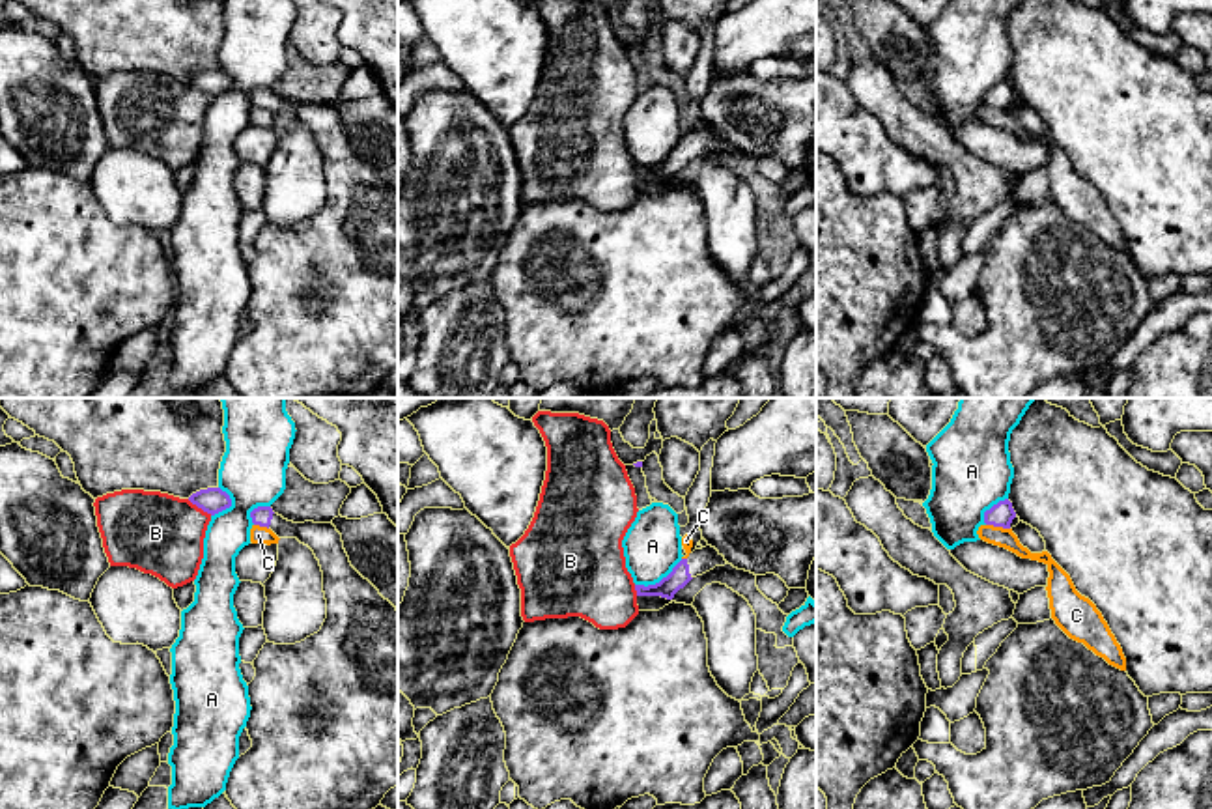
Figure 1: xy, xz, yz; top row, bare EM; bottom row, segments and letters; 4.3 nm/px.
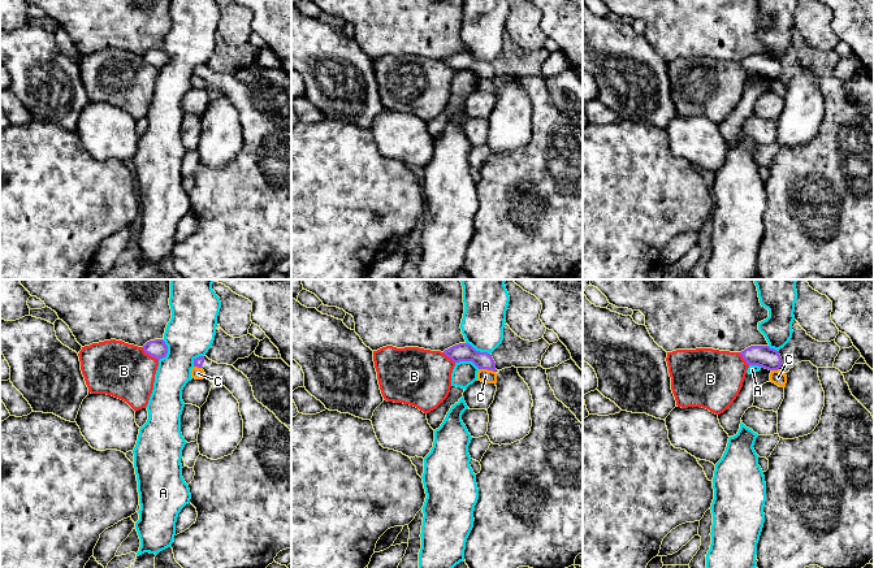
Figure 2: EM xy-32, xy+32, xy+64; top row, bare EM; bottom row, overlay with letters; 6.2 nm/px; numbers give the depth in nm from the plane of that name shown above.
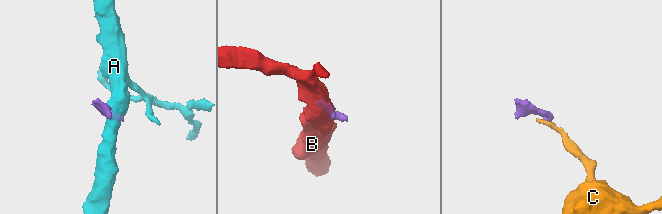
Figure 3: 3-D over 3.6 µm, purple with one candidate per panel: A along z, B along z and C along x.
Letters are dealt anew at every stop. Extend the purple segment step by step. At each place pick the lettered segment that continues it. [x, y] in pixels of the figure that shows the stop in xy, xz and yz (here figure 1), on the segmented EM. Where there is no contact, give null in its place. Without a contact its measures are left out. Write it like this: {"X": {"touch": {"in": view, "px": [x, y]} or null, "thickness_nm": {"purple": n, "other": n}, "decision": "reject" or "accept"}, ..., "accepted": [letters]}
{"A": {"touch": {"in": "xz", "px": [660, 581]}, "thickness_nm": {"purple": 90, "other": 260}, "decision": "reject"}, "B": {"touch": {"in": "xy", "px": [200, 507]}, "thickness_nm": {"purple": 110, "other": 360}, "decision": "reject"}, "C": {"touch": {"in": "yz", "px": [998, 525]}, "thickness_nm": {"purple": 110, "other": 80}, "decision": "reject"}, "accepted": []}

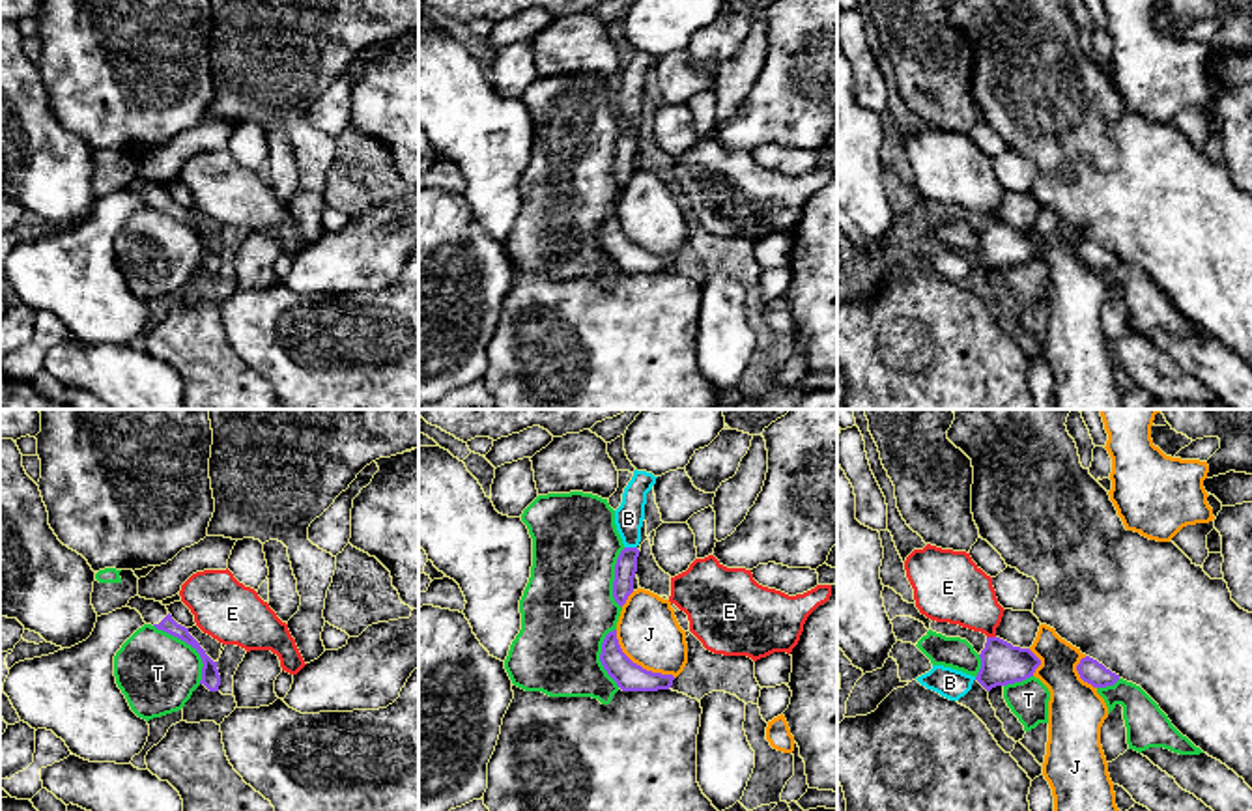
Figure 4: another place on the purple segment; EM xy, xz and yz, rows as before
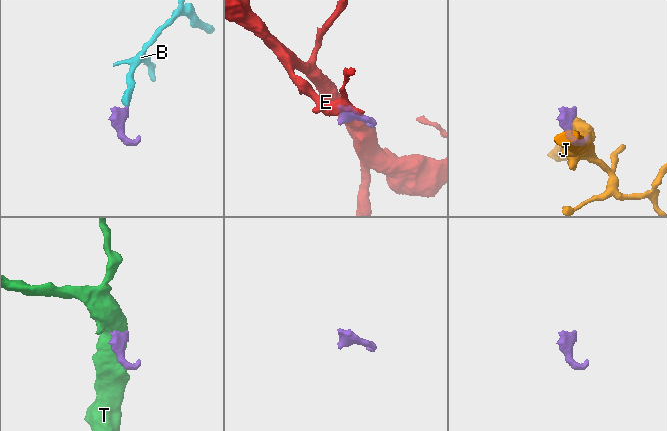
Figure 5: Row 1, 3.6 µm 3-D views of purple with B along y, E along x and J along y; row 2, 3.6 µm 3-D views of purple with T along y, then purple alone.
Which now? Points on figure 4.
{"B": {"touch": {"in": "xz", "px": [630, 548]}, "thickness_nm": {"purple": 100, "other": 130}, "decision": "accept"}, "E": {"touch": {"in": "yz", "px": [991, 638]}, "thickness_nm": {"purple": 180, "other": 280}, "decision": "reject"}, "J": {"touch": {"in": "xz", "px": [640, 666]}, "thickness_nm": {"purple": 130, "other": 280}, "decision": "reject"}, "T": {"touch": {"in": "xy", "px": [191, 645]}, "thickness_nm": {"purple": 80, "other": 340}, "decision": "reject"}, "accepted": ["B"]}

